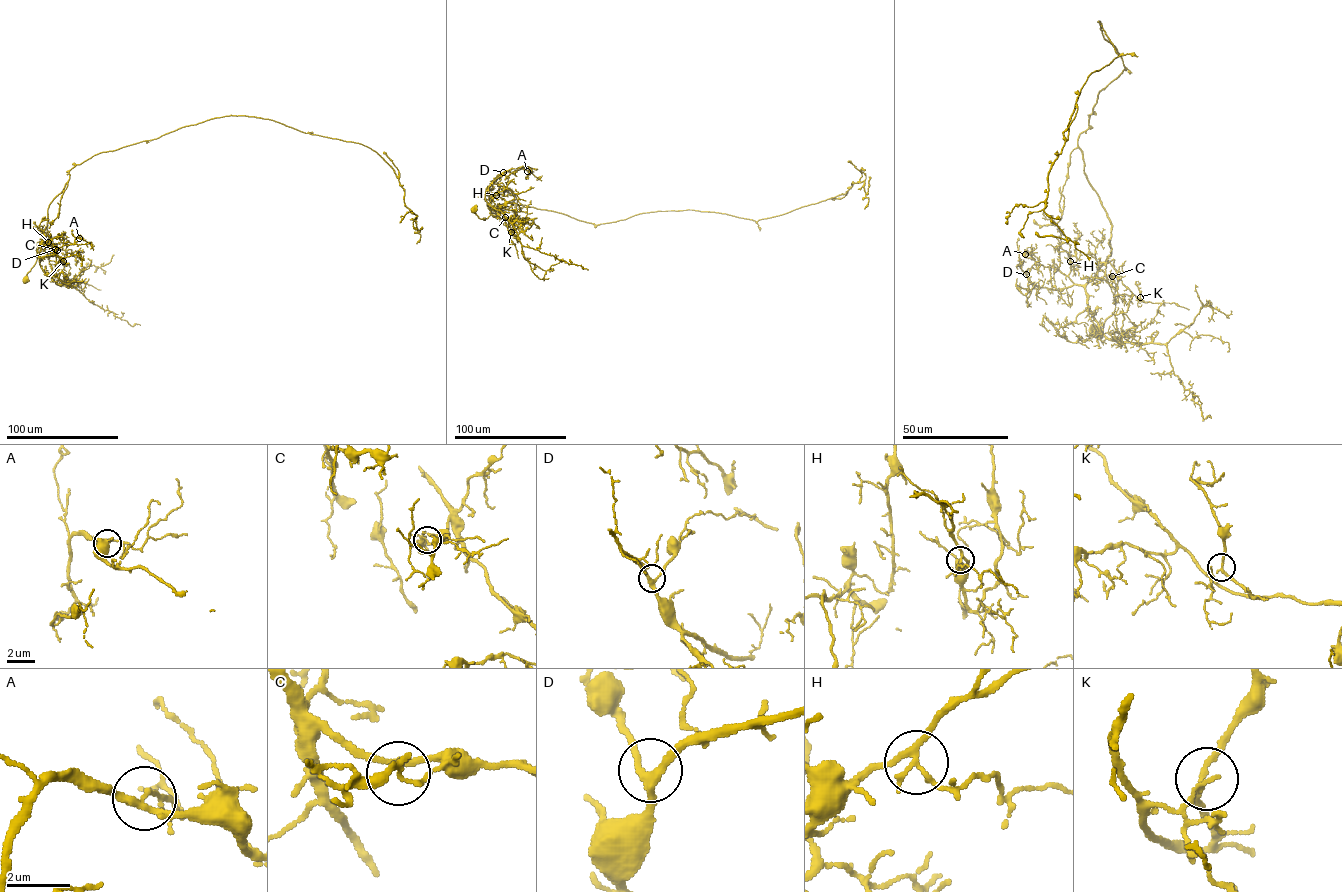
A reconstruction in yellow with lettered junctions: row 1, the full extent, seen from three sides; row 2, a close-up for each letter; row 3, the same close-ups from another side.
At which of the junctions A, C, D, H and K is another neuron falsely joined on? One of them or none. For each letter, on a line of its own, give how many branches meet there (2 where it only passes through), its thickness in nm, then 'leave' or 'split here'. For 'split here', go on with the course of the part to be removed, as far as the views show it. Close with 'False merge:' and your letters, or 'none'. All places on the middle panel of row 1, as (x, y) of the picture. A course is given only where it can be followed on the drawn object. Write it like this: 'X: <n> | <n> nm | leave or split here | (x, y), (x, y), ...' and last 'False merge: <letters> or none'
A: 3 | 190 nm | leave
C: 2 | 190 nm | split here | (505, 217), (527, 218), (499, 210), (493, 200), (509, 171)
D: 3 | 240 nm | leave
H: 3 | 170 nm | leave
K: 2 | 190 nm | leave
False merge: C

